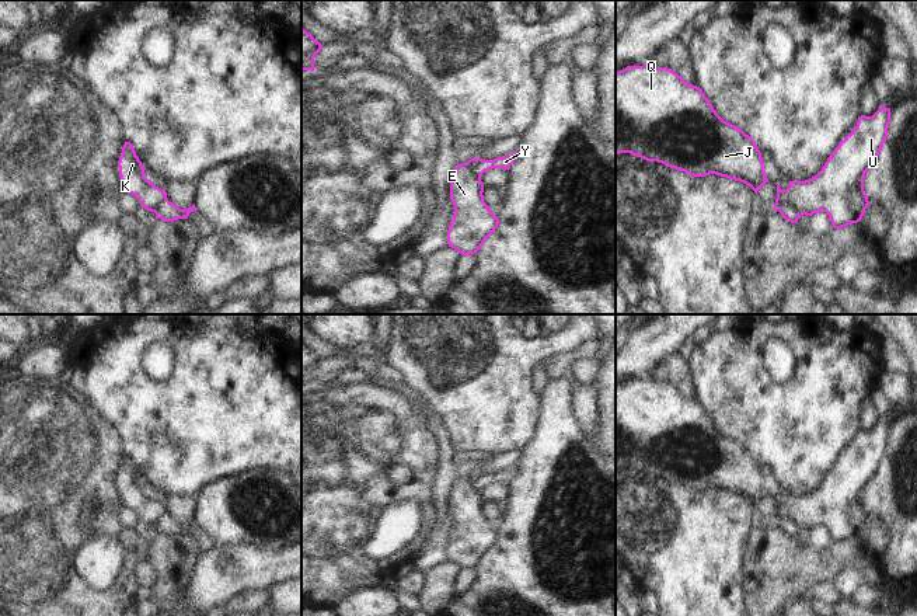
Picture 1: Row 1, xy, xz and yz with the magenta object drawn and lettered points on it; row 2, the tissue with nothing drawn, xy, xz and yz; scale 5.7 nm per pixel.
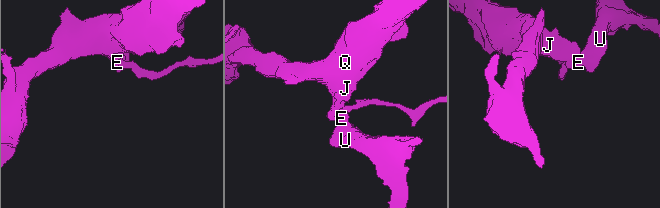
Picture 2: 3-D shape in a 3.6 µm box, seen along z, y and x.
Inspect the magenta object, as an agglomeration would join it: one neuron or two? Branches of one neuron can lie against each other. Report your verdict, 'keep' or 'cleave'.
cleave

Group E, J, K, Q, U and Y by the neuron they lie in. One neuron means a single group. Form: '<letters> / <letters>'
E J K Q U / Y

